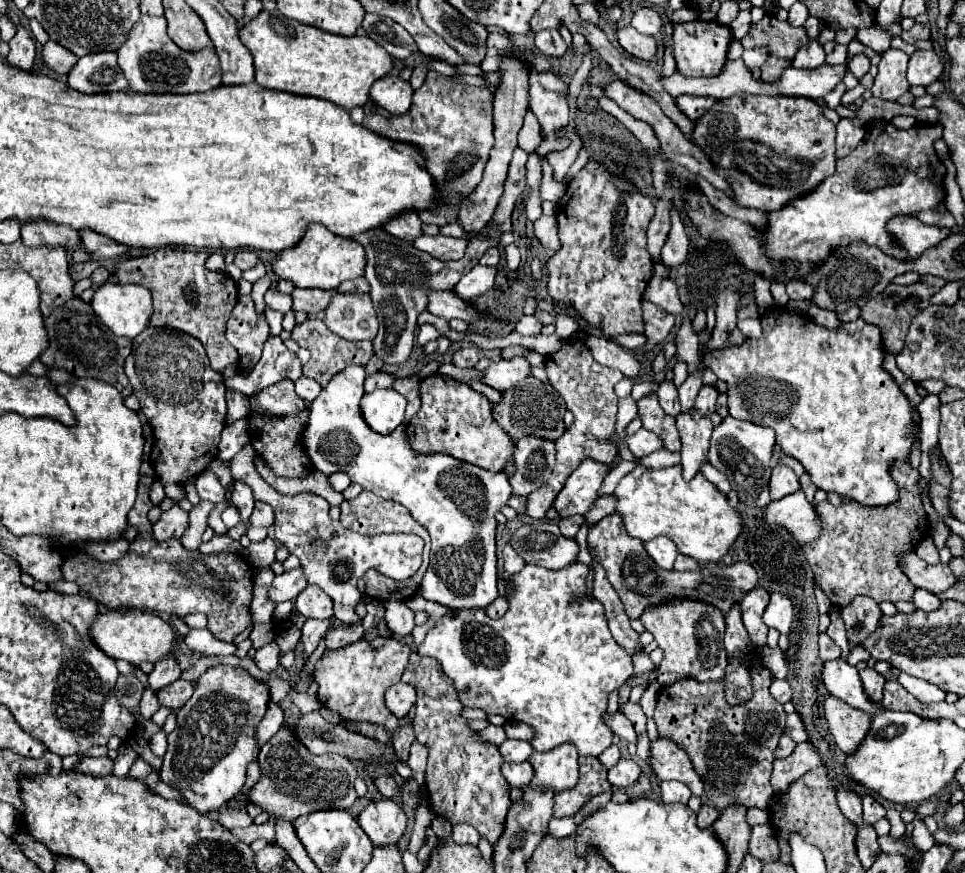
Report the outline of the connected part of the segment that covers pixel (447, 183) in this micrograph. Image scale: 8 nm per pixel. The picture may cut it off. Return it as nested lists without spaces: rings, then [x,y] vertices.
[[[428,68],[424,84],[414,92],[414,104],[406,114],[398,116],[398,130],[390,130],[392,118],[380,116],[372,108],[374,108],[372,102],[364,106],[366,118],[362,126],[384,138],[406,142],[418,148],[426,160],[428,174],[434,178],[434,186],[438,190],[436,206],[418,210],[420,220],[436,226],[456,222],[462,200],[482,180],[482,172],[488,162],[488,152],[494,142],[492,92],[488,88],[476,88],[456,82],[450,76],[442,76],[434,68]]]

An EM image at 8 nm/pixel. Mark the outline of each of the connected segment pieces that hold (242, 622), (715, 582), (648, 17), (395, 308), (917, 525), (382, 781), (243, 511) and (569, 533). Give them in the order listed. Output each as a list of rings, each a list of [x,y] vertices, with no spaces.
[[[144,482],[138,484],[138,498],[128,512],[128,522],[140,532],[130,544],[128,552],[114,562],[100,562],[78,552],[62,564],[64,580],[72,580],[96,602],[108,608],[142,608],[166,614],[206,614],[208,630],[222,642],[234,642],[234,638],[252,624],[250,602],[252,602],[252,578],[254,568],[246,564],[238,554],[214,552],[200,554],[198,550],[186,550],[178,540],[170,538],[158,542],[152,534],[148,510],[152,502]]]
[[[610,514],[602,522],[598,522],[598,526],[590,528],[588,552],[592,560],[602,564],[602,568],[606,570],[608,582],[618,592],[624,604],[624,612],[630,620],[640,618],[648,606],[658,606],[678,598],[698,600],[718,608],[722,614],[728,614],[730,608],[738,604],[746,592],[758,586],[758,574],[746,562],[736,562],[730,566],[706,562],[700,564],[698,570],[686,572],[686,576],[682,576],[682,572],[676,570],[662,570],[660,566],[654,566],[652,558],[644,550],[644,544],[636,538],[630,538],[626,530],[622,530],[622,520],[618,518],[618,514]]]
[[[640,8],[634,18],[632,18],[632,26],[646,34],[646,36],[656,36],[662,32],[662,20],[660,20],[660,14],[652,8]]]
[[[492,222],[484,228],[484,232],[478,234],[478,238],[468,240],[468,248],[464,258],[454,262],[438,262],[436,258],[430,258],[428,254],[418,254],[418,250],[410,250],[410,242],[400,238],[390,238],[384,230],[368,230],[364,234],[356,234],[350,240],[358,242],[366,250],[366,268],[364,278],[370,284],[370,298],[380,322],[378,334],[374,338],[374,350],[376,356],[380,356],[386,364],[402,364],[412,352],[414,344],[414,330],[416,330],[416,318],[422,310],[426,310],[426,292],[428,290],[452,290],[458,280],[468,274],[482,254],[490,246],[500,244],[502,232],[496,230]]]
[[[894,460],[894,462],[890,462],[890,474],[898,484],[900,496],[896,502],[892,502],[888,506],[860,506],[852,500],[844,500],[844,504],[840,504],[840,506],[834,506],[828,500],[816,504],[822,532],[816,540],[804,544],[802,550],[804,550],[806,560],[814,572],[816,586],[820,586],[824,590],[824,594],[830,598],[830,602],[834,606],[844,608],[852,602],[852,598],[856,598],[860,594],[870,596],[876,602],[910,600],[910,594],[914,594],[914,590],[916,590],[916,586],[898,568],[896,554],[914,550],[918,540],[928,536],[928,518],[924,514],[924,508],[920,502],[920,492],[918,492],[918,472],[912,470],[906,460]]]
[[[378,776],[378,778],[374,780],[374,786],[376,786],[378,792],[380,792],[382,796],[386,796],[386,798],[394,798],[394,796],[398,794],[398,784],[394,782],[392,776]]]
[[[236,480],[234,490],[232,490],[232,494],[230,494],[230,504],[232,504],[234,508],[238,508],[238,512],[240,512],[240,522],[242,522],[244,526],[248,526],[248,518],[250,518],[250,514],[252,514],[252,510],[254,510],[252,490],[250,490],[246,484],[240,484],[240,482]]]
[[[582,516],[562,518],[562,520],[558,522],[558,526],[560,526],[560,534],[562,534],[564,538],[574,538],[576,532],[578,532],[578,528],[582,526]]]

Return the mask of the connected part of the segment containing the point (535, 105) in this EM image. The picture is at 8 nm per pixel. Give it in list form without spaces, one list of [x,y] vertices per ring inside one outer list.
[[[530,70],[530,110],[538,118],[546,140],[536,148],[536,154],[544,158],[550,150],[562,150],[568,144],[556,140],[554,130],[568,124],[568,104],[566,104],[568,88],[560,80],[560,76],[550,72]]]

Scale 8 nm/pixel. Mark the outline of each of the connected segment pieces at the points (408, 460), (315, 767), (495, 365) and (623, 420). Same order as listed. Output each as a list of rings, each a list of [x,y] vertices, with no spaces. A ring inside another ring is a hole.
[[[348,366],[342,370],[342,374],[336,374],[328,386],[322,388],[318,398],[310,404],[310,420],[304,428],[302,442],[304,452],[314,466],[314,470],[330,476],[338,470],[346,472],[352,482],[360,484],[364,490],[374,492],[376,496],[384,500],[394,500],[410,510],[414,520],[418,520],[432,538],[432,550],[430,550],[430,566],[420,582],[418,594],[424,600],[438,602],[442,606],[448,606],[452,610],[460,608],[486,608],[498,598],[496,588],[496,518],[494,514],[498,508],[506,506],[512,490],[508,484],[508,478],[504,472],[488,472],[484,468],[458,462],[456,458],[448,458],[446,454],[428,454],[428,456],[414,456],[410,450],[410,444],[406,444],[404,428],[396,430],[390,436],[374,434],[362,422],[360,414],[360,398],[364,396],[364,380],[366,380],[366,368],[364,366]]]
[[[286,724],[266,742],[258,754],[258,762],[262,768],[260,782],[252,788],[250,792],[250,802],[260,804],[266,812],[270,812],[270,820],[261,825],[250,825],[245,828],[237,827],[231,833],[238,840],[250,845],[251,839],[274,841],[275,823],[279,817],[286,818],[288,822],[294,822],[298,816],[316,812],[316,810],[350,810],[354,800],[358,798],[354,790],[354,780],[356,780],[356,766],[338,756],[338,754],[322,754],[314,756],[310,754],[298,738],[286,730]]]
[[[512,358],[512,360],[498,360],[490,362],[490,366],[482,372],[482,384],[494,388],[494,390],[508,390],[510,386],[516,386],[522,378],[530,376],[530,364],[526,358]]]
[[[628,396],[628,398],[622,398],[620,404],[618,404],[618,414],[616,414],[616,430],[614,434],[618,436],[618,440],[622,442],[626,438],[626,426],[638,416],[638,408],[636,408],[636,402]]]

